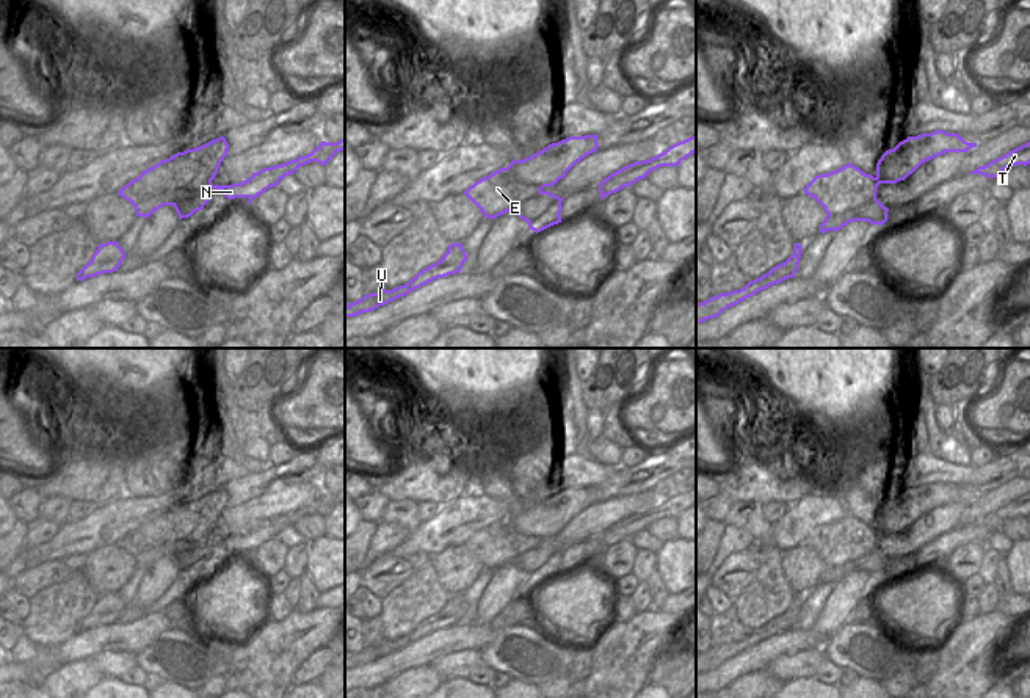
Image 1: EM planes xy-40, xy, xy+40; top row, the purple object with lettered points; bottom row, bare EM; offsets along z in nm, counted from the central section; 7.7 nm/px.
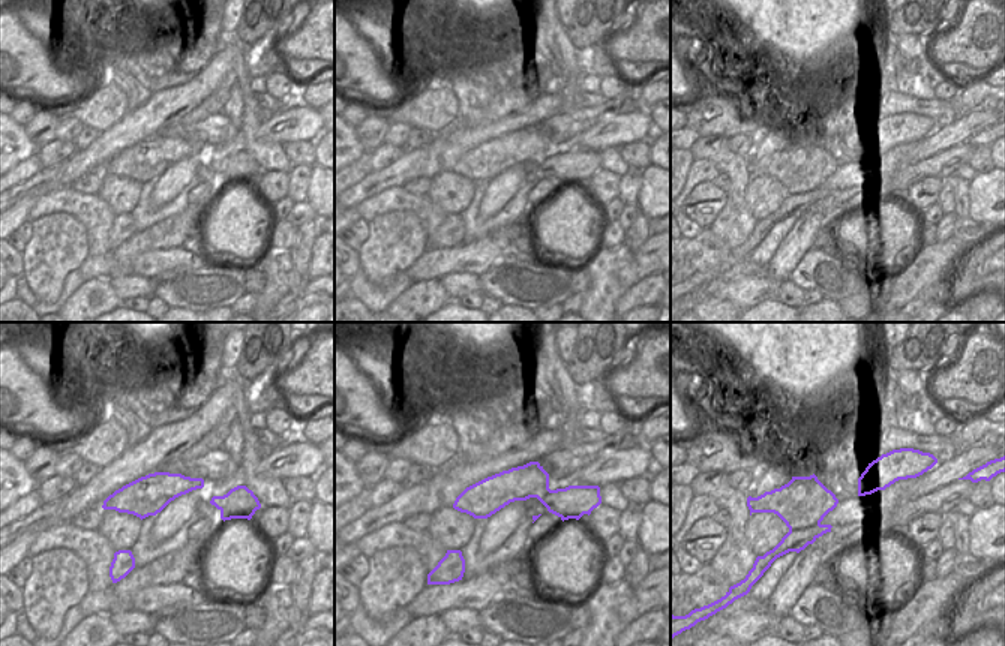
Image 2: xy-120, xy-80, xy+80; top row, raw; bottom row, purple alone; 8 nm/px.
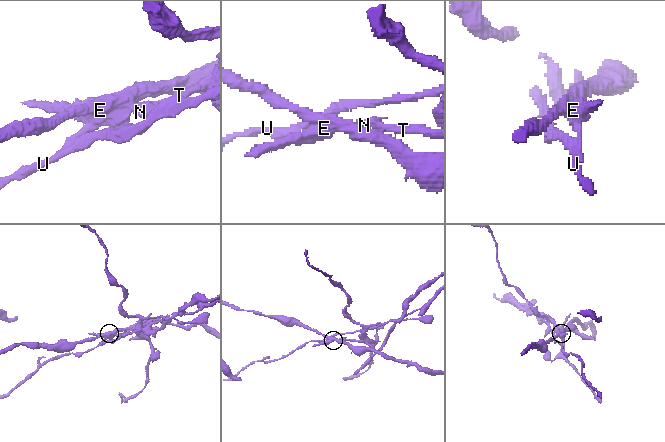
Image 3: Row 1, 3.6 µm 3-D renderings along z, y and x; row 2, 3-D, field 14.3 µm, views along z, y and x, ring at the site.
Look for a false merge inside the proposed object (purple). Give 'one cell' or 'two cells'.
two cells

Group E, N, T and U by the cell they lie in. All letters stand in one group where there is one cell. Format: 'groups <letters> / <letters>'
groups E / N T U

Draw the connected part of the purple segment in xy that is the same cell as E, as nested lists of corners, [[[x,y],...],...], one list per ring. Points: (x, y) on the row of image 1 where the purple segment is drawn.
[[[597,135],[569,136],[524,160],[513,160],[506,168],[500,168],[477,180],[464,194],[480,209],[484,218],[494,220],[511,212],[517,204],[536,198],[544,187],[555,185],[577,162],[596,151]]]

